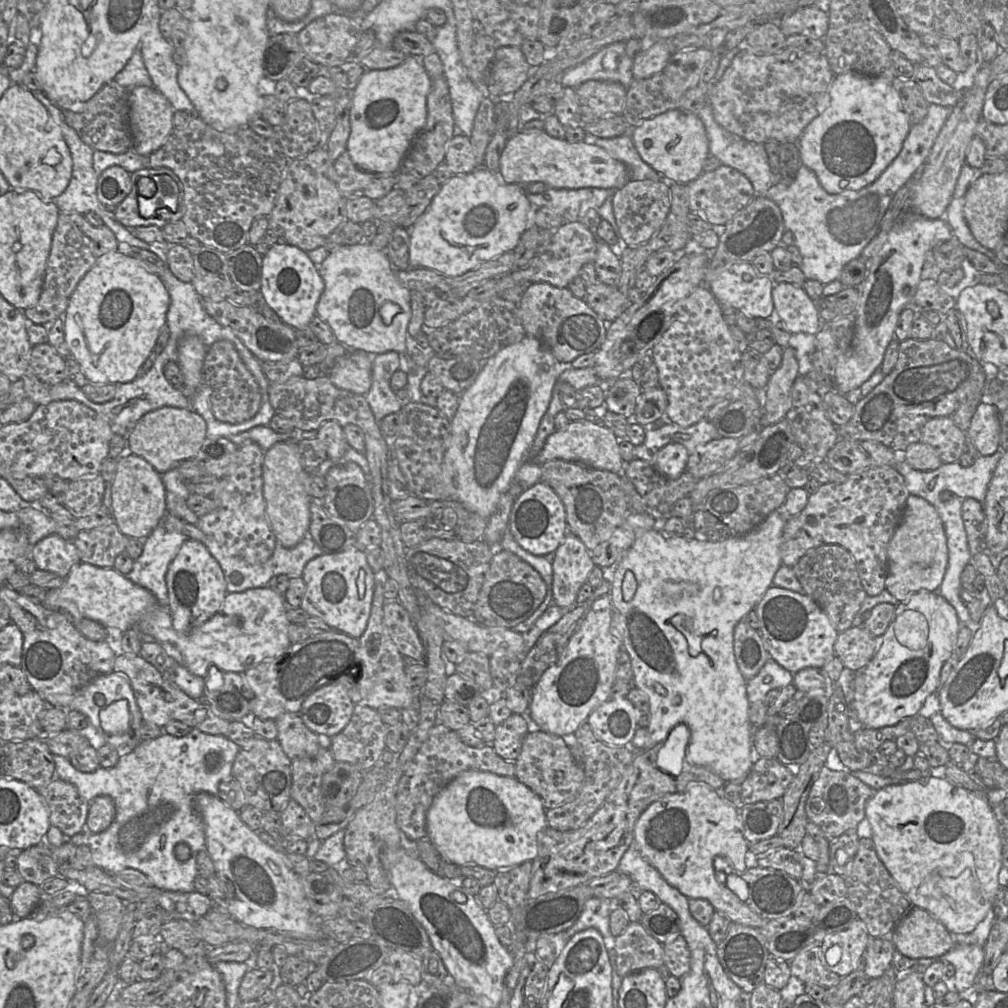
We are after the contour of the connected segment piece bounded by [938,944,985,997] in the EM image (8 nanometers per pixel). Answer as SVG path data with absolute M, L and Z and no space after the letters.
M956 944L951 950L938 958L955 969L955 990L961 996L971 992L974 981L984 962L984 947L977 944Z

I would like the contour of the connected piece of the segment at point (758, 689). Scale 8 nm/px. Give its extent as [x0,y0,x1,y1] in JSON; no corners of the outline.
[747,658,794,704]

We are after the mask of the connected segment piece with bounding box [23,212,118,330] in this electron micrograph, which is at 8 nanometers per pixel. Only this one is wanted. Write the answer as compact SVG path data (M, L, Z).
M60 212L52 238L40 298L34 307L23 311L27 324L44 325L48 330L50 324L64 316L76 286L98 258L117 249L118 242L115 234L105 224L93 226L82 214Z

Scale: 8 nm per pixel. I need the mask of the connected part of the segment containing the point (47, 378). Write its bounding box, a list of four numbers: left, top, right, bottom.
[30,342,68,385]

